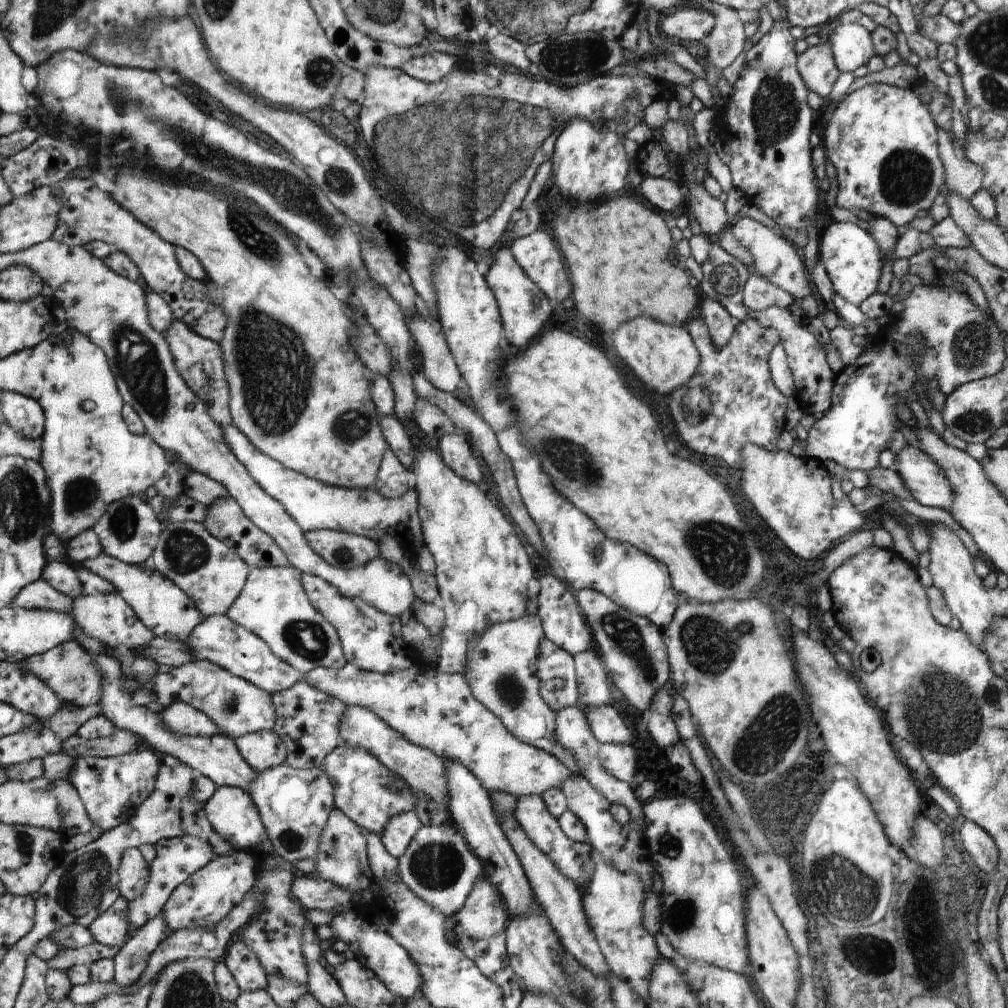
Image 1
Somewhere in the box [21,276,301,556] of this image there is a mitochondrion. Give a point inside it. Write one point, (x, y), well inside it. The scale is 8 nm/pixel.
(137, 361)

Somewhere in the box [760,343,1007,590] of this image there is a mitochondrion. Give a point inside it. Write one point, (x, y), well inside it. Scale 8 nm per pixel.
(971, 422)

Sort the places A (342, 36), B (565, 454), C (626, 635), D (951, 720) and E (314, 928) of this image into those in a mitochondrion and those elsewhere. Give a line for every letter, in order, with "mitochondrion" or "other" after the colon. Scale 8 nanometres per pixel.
A: mitochondrion
B: mitochondrion
C: mitochondrion
D: mitochondrion
E: other

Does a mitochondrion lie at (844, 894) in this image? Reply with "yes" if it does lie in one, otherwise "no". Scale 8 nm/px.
yes

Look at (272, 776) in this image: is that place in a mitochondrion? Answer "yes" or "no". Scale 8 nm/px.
no

